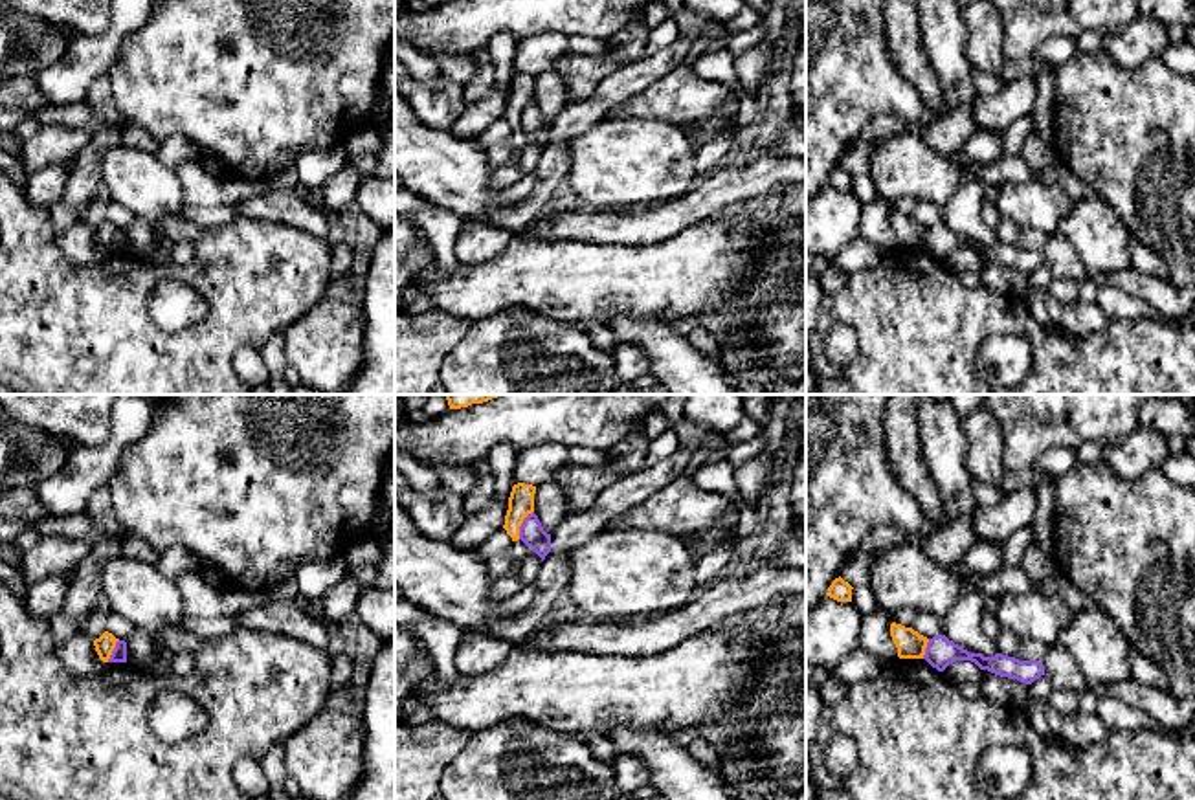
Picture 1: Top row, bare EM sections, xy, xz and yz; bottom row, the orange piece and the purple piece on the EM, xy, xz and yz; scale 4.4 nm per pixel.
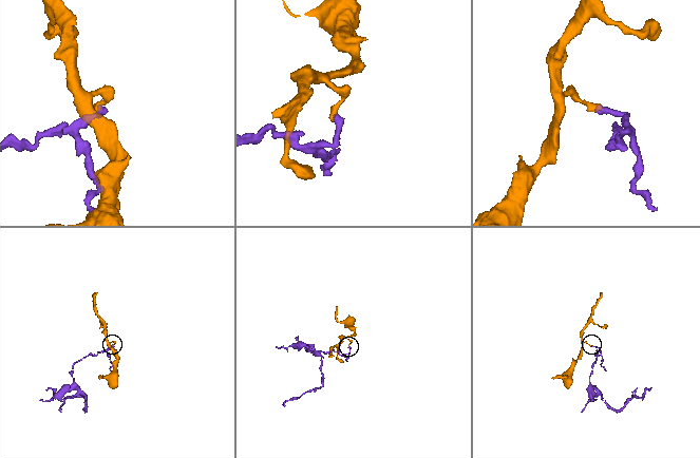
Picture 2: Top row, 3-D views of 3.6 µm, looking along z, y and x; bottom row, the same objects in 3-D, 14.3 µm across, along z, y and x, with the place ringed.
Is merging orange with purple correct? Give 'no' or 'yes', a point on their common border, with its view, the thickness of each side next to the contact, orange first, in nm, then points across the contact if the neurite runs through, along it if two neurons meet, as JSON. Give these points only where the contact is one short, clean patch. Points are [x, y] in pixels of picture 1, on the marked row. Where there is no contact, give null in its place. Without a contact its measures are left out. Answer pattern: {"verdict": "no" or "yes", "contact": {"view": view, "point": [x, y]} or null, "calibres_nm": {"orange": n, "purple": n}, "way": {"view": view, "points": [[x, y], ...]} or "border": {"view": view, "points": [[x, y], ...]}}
{"verdict": "no", "contact": {"view": "xz", "point": [520, 525]}, "calibres_nm": {"orange": 110, "purple": 110}, "border": {"view": "xz", "points": [[533, 511], [524, 520], [518, 538]]}}

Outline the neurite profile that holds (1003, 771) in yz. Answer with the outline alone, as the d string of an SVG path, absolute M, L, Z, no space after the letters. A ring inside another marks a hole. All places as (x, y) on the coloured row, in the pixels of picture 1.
M995 743L978 761L978 785L991 796L1015 798L1032 772L1030 754L1015 745Z

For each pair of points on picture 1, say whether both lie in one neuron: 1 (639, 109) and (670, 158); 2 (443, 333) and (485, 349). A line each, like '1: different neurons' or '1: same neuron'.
1: different neurons
2: different neurons

